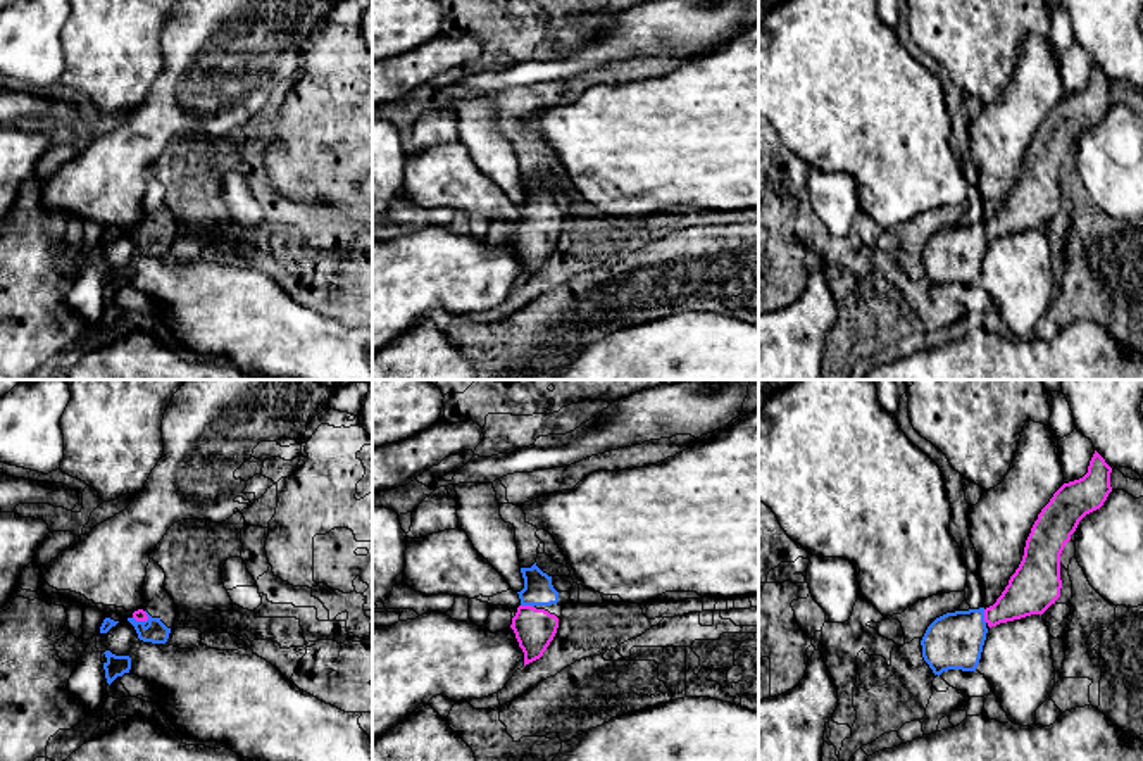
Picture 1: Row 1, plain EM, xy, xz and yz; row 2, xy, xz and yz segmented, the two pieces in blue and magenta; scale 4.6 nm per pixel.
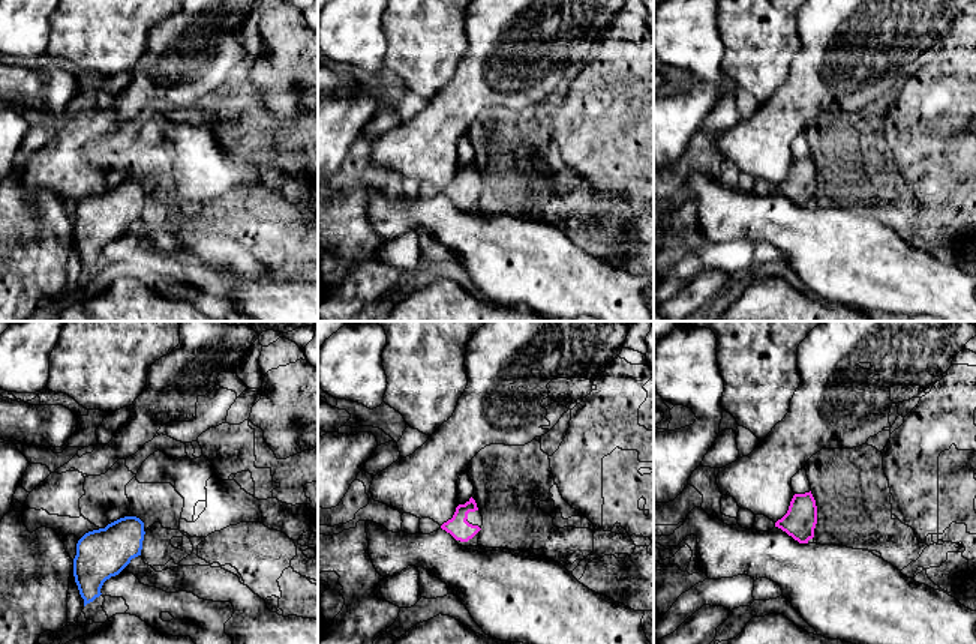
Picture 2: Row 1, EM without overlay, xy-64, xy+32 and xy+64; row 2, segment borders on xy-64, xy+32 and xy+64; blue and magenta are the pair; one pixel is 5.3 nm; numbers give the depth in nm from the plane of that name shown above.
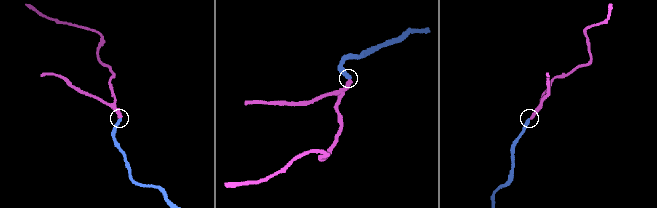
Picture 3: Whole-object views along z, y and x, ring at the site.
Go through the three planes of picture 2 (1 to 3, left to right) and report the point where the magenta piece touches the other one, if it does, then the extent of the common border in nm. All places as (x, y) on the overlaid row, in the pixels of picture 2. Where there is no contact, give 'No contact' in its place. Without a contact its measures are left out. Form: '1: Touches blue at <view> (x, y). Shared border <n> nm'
1: No contact
2: No contact
3: No contact

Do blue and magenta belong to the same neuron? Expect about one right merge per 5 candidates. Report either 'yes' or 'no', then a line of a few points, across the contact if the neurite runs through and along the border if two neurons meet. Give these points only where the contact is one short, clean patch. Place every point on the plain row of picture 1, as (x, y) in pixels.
yes; line xz (538, 204), (528, 218), (528, 235), (535, 242)

